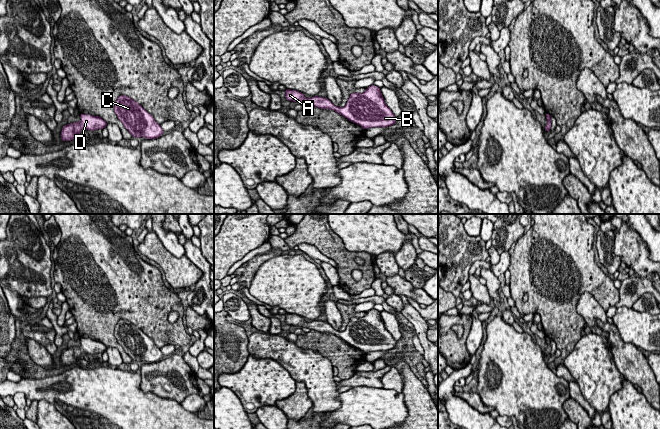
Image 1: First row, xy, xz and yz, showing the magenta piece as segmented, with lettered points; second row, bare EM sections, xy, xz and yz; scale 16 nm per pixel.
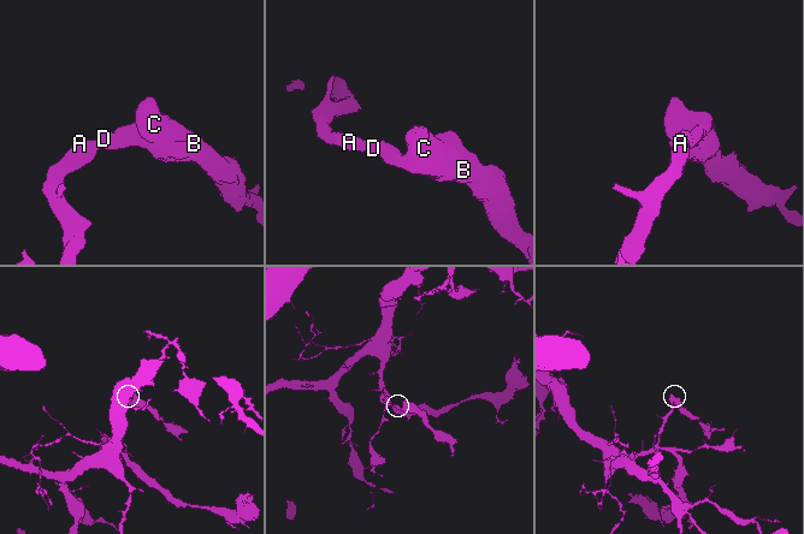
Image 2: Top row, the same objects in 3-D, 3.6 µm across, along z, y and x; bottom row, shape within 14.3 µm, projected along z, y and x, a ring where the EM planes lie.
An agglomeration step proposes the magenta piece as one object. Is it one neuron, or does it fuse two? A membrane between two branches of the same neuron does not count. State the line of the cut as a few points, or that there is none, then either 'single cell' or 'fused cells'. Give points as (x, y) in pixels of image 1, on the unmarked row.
no cut; single cell

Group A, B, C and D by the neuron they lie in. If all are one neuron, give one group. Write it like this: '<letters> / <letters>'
A B C D

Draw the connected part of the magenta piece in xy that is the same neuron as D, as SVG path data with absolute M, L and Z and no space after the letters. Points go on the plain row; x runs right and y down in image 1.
M80 338L81 345L64 349L61 355L61 364L74 364L83 353L94 355L106 352L107 346L99 340Z

